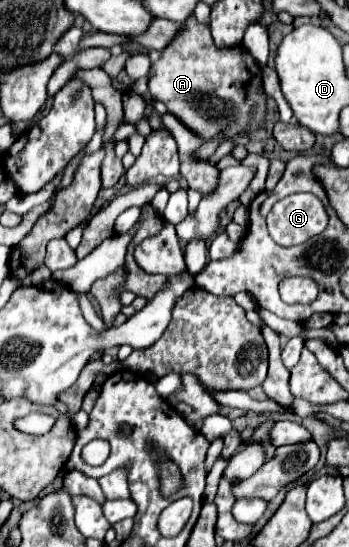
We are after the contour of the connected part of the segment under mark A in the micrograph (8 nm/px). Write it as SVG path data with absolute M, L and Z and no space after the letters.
M190 16L184 24L184 32L172 40L164 52L152 52L150 70L150 94L166 104L170 114L184 120L184 124L196 128L206 140L224 130L228 138L244 134L244 126L250 116L250 108L256 104L256 114L250 118L250 130L264 118L266 96L262 92L262 72L246 48L216 48L212 44L210 28L198 24Z

